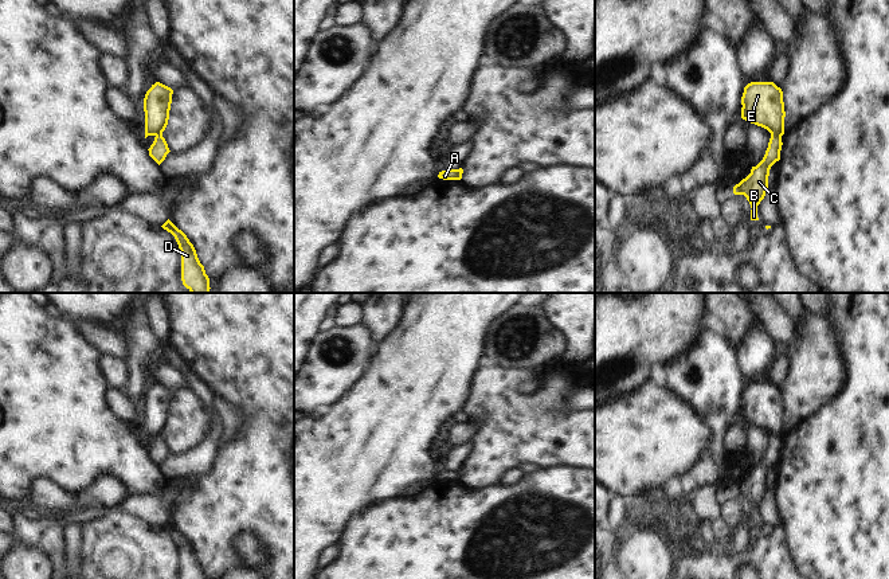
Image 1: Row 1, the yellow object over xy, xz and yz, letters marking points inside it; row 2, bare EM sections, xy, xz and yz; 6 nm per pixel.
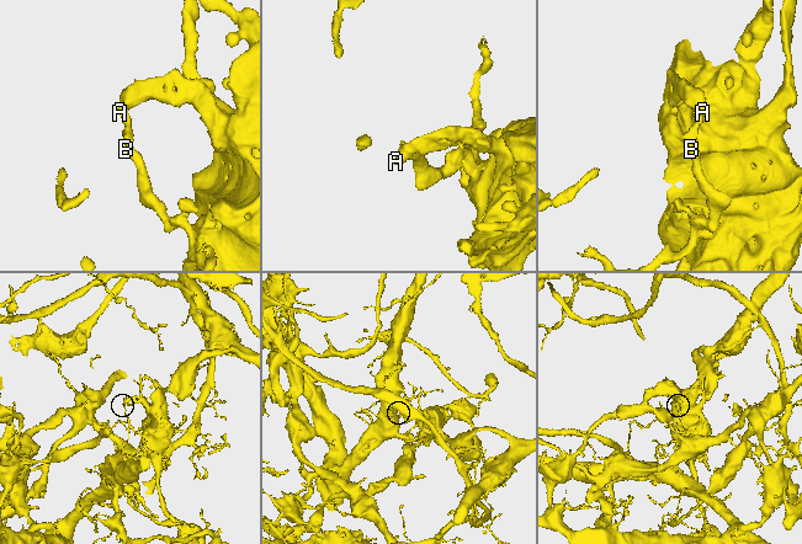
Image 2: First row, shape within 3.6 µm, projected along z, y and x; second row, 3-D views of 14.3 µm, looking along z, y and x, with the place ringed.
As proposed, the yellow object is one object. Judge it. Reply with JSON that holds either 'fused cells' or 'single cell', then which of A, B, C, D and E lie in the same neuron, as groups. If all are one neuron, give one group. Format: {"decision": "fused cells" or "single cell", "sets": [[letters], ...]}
{"decision": "fused cells", "sets": [["A", "E"], ["B", "C", "D"]]}

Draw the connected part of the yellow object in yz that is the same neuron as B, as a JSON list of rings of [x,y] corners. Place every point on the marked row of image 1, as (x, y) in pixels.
[[[771,134],[763,160],[756,167],[752,167],[751,173],[733,187],[735,195],[744,195],[749,202],[752,208],[751,220],[759,220],[757,206],[768,189],[769,169],[780,160],[782,145],[782,137]]]

